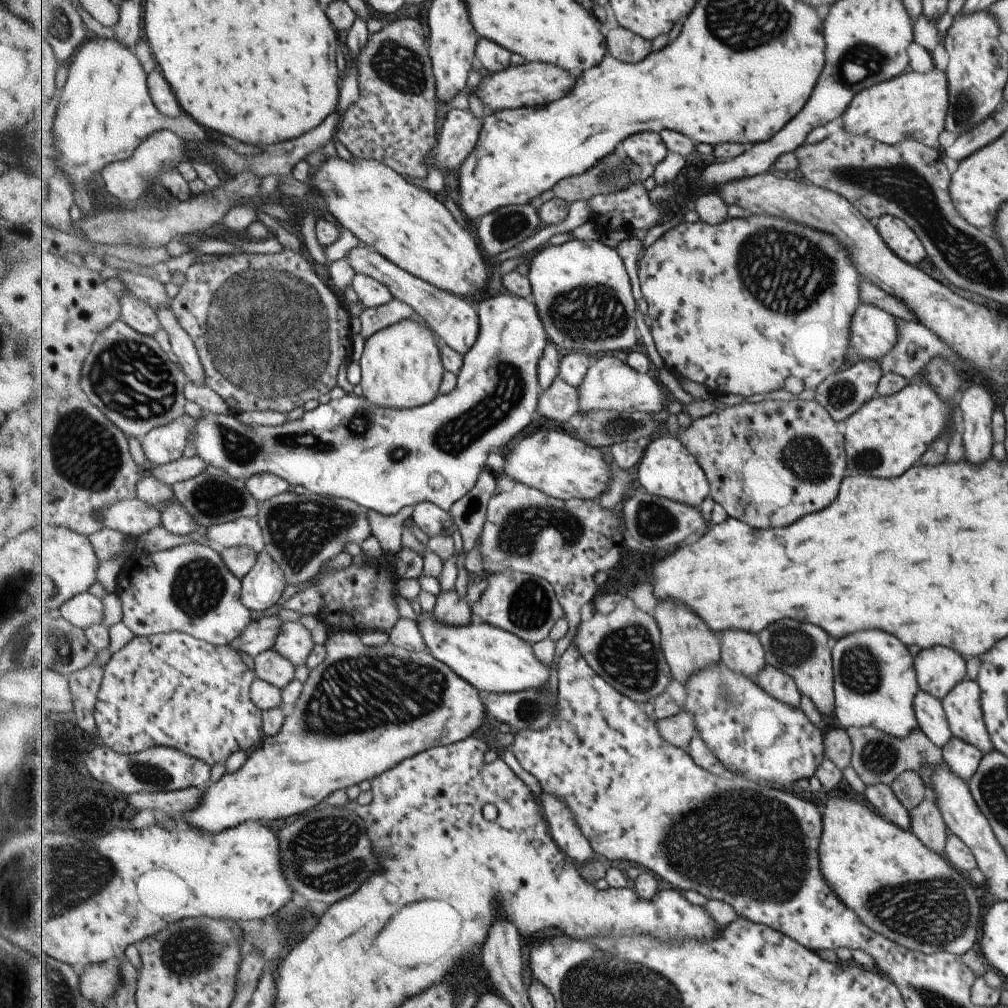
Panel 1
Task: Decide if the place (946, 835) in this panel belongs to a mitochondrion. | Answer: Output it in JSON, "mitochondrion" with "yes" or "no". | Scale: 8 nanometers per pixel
{"mitochondrion":"no"}

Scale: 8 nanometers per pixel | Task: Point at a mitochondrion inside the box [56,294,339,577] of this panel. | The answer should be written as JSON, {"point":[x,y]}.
{"point":[125,376]}

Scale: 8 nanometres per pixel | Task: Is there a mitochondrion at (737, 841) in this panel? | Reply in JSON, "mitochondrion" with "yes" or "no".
{"mitochondrion":"yes"}

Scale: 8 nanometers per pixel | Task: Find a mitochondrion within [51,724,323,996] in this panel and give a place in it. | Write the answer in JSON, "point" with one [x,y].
{"point":[192,950]}

